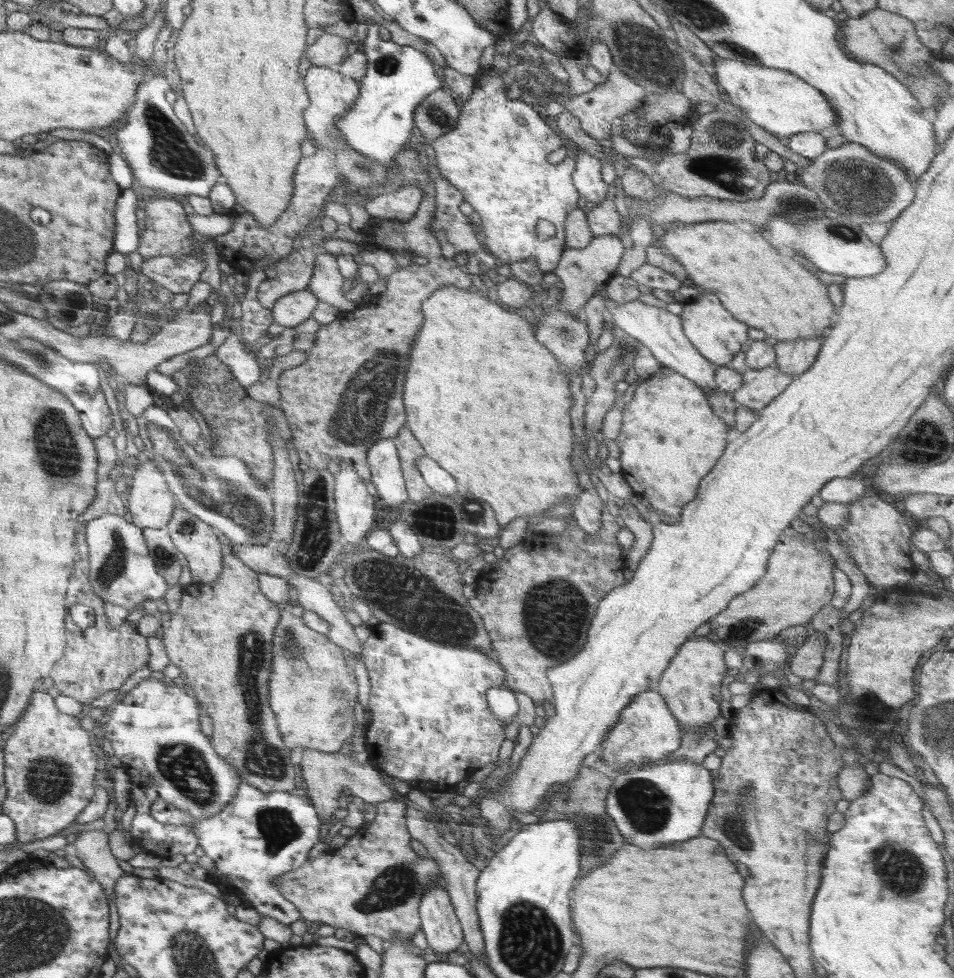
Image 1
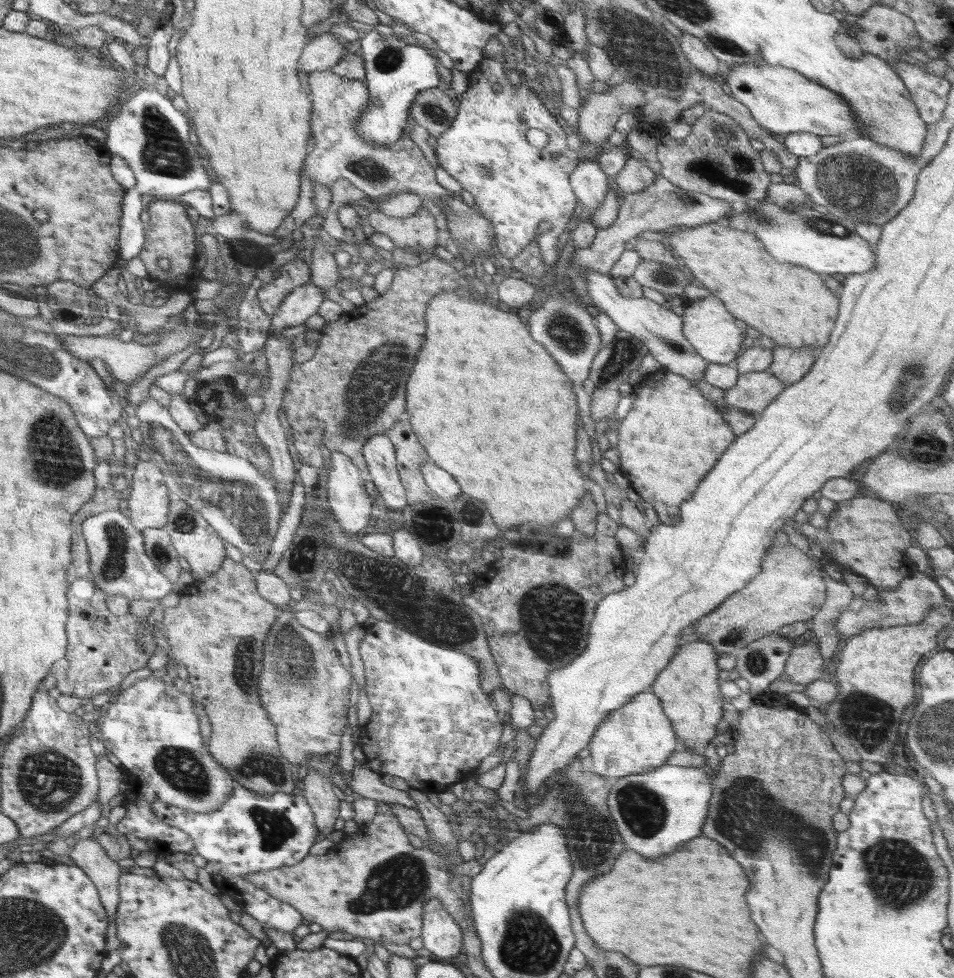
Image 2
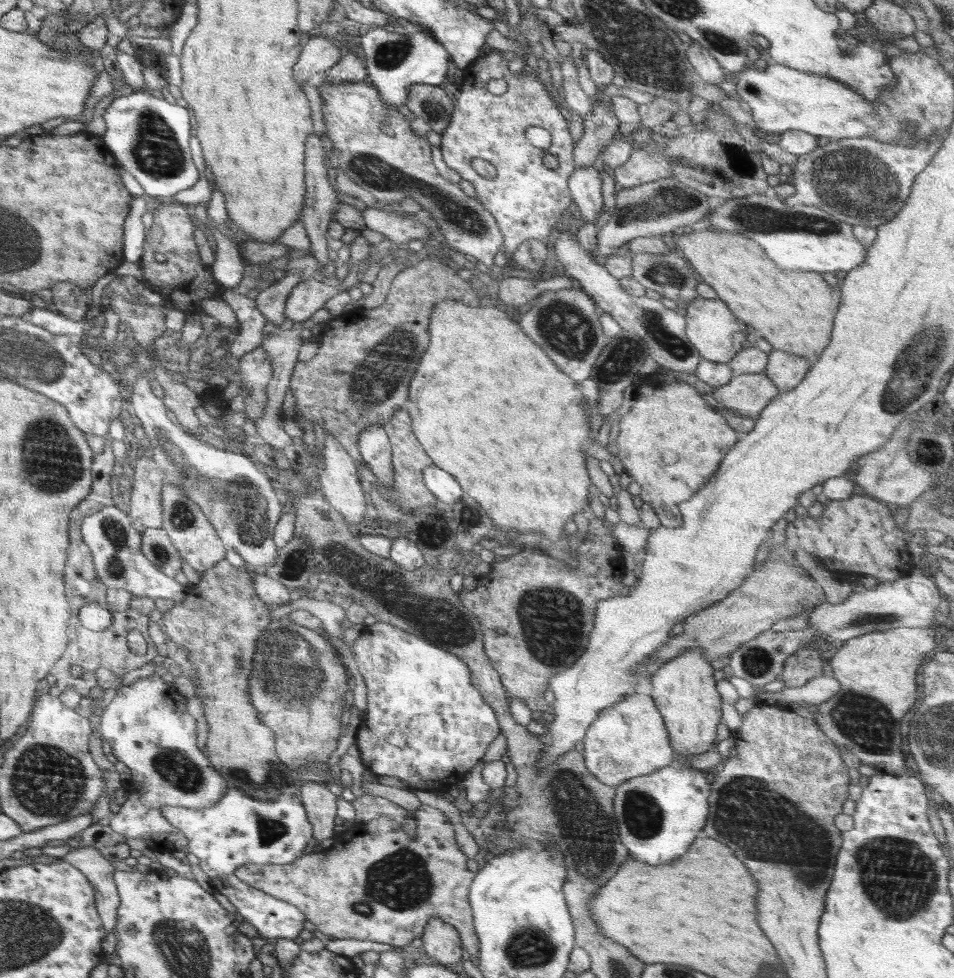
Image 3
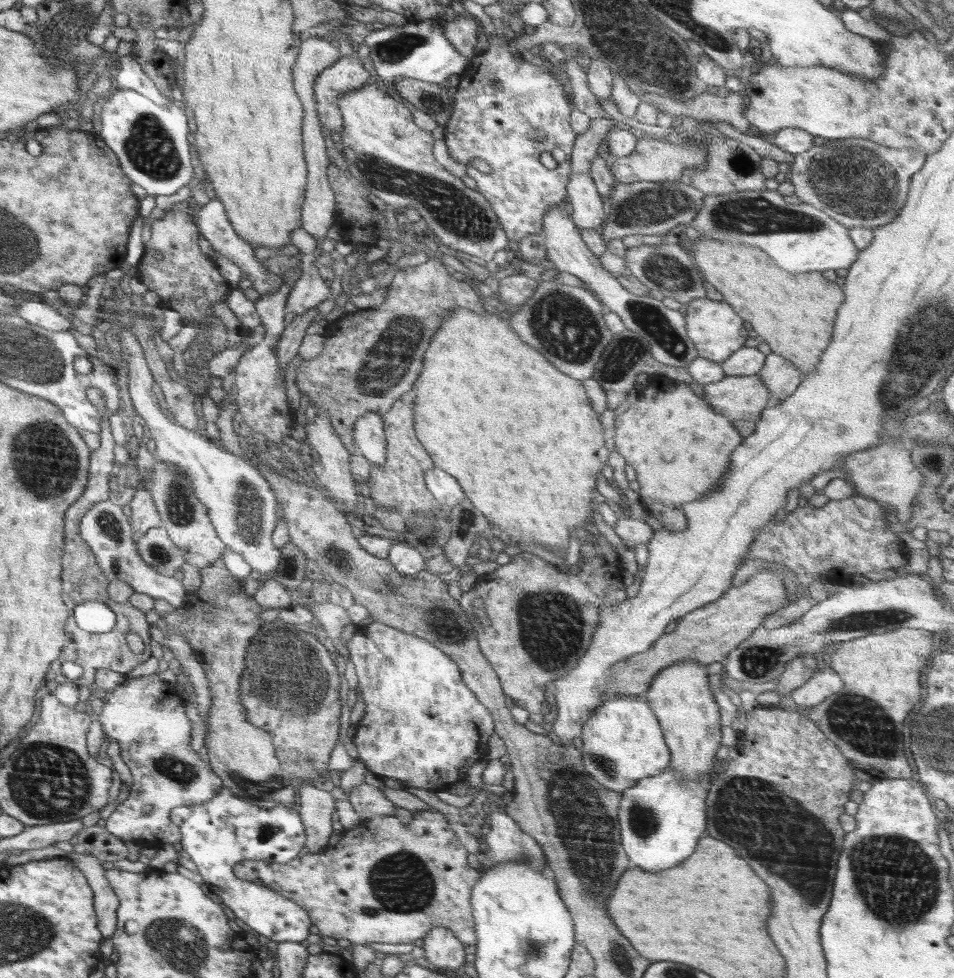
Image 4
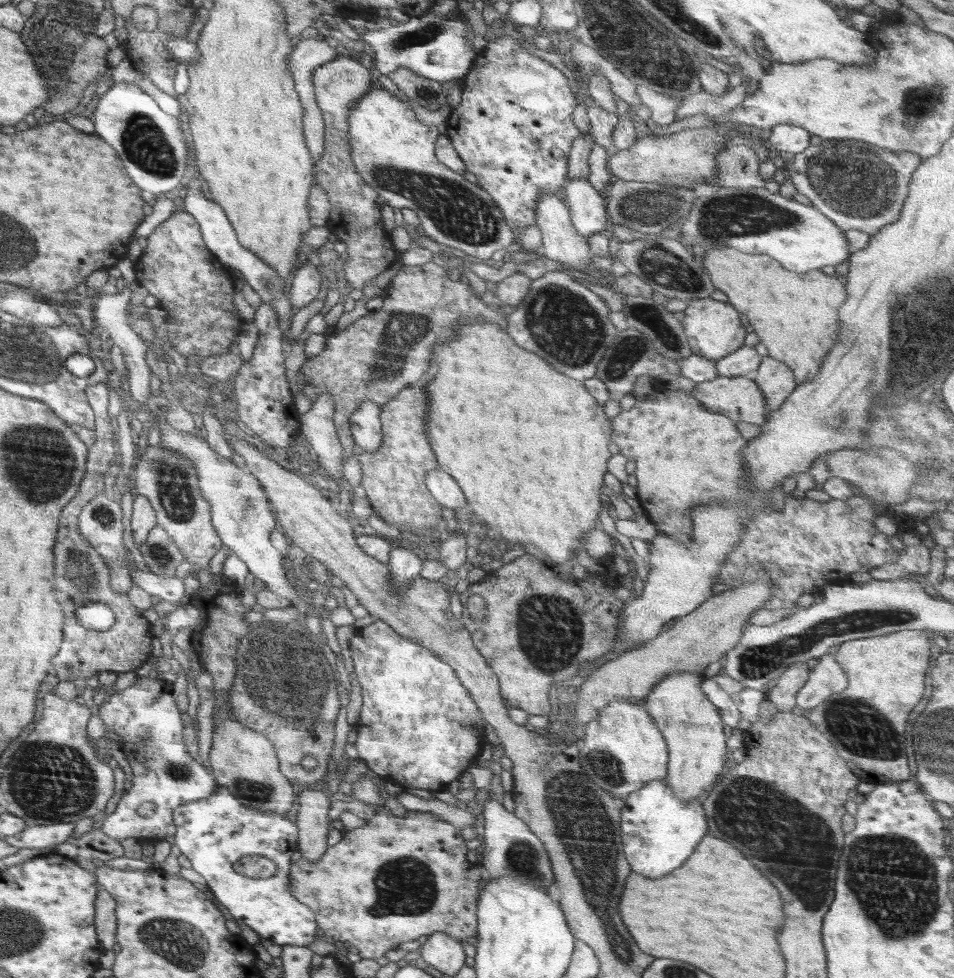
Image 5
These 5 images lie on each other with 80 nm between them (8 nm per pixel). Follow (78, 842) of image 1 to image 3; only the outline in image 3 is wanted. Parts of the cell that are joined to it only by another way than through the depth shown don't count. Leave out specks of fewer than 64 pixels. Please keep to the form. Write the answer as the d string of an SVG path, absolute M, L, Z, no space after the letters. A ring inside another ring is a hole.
M91 846L71 849L61 858L62 861L77 867L86 876L95 892L95 905L106 931L112 931L117 925L117 909L121 906L121 897L113 874L114 866L97 848Z

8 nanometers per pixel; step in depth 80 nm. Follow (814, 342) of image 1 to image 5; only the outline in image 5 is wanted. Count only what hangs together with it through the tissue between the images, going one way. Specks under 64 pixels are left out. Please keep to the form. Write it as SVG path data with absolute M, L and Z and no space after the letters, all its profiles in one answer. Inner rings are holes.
M770 355L762 357L752 379L762 391L768 411L776 410L797 387L792 369Z

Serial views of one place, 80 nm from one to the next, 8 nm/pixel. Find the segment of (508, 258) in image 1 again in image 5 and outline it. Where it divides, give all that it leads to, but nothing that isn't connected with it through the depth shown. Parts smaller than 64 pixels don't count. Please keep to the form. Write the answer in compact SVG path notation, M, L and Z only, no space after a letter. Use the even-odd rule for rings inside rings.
M507 32L503 35L499 35L498 38L488 43L487 46L479 51L478 56L474 58L474 64L470 67L470 70L462 77L463 88L461 102L454 108L446 122L446 135L450 139L454 150L458 153L458 156L463 160L465 168L470 171L477 178L477 184L484 190L488 191L488 194L493 198L497 208L502 211L503 217L506 219L508 226L516 233L521 233L528 226L536 225L536 207L537 200L543 190L547 192L554 192L556 194L562 194L564 186L567 180L567 168L568 159L567 154L570 152L572 143L575 138L578 138L582 133L574 125L571 118L574 109L580 102L578 98L572 93L568 79L564 76L562 71L556 69L552 64L548 63L542 58L534 56L529 50L526 50L523 46L523 42L513 33ZM552 148L560 148L565 155L560 159L555 158L550 150Z

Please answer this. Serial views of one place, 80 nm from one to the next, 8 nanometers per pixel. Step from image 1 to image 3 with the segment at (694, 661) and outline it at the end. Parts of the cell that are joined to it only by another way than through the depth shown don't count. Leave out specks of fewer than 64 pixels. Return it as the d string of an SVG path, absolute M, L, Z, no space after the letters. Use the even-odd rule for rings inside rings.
M686 649L684 653L679 654L665 662L651 676L652 693L650 696L654 699L656 708L662 715L667 731L669 732L668 740L674 749L676 758L679 756L694 756L702 754L708 750L714 750L713 744L716 741L716 728L722 721L722 709L720 693L717 691L717 681L713 677L712 665L706 660L702 649Z

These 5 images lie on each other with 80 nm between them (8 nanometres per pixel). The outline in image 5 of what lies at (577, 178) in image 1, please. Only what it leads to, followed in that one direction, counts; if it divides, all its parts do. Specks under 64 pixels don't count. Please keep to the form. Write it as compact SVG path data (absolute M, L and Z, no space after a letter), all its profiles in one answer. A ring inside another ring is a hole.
M587 179L569 180L562 194L570 205L573 227L586 240L587 236L595 232L608 232L610 224L604 194L597 191Z

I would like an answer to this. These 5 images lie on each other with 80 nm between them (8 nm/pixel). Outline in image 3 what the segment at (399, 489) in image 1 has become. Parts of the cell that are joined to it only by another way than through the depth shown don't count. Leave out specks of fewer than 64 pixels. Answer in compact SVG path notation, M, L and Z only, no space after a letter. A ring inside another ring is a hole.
M382 424L367 426L362 434L359 434L358 450L364 464L374 473L386 491L392 489L392 449L389 436Z

